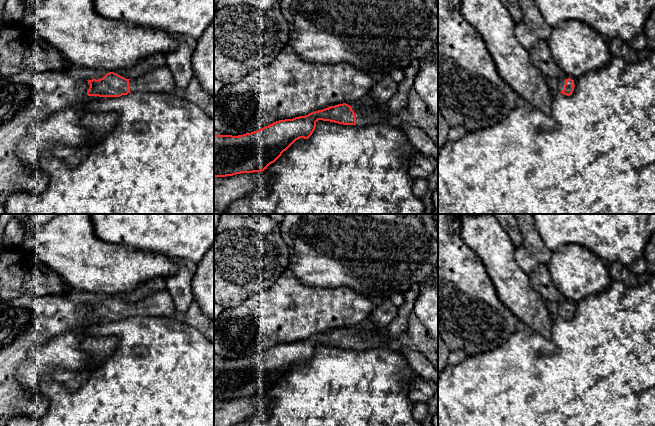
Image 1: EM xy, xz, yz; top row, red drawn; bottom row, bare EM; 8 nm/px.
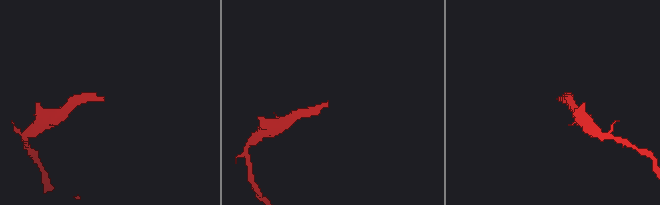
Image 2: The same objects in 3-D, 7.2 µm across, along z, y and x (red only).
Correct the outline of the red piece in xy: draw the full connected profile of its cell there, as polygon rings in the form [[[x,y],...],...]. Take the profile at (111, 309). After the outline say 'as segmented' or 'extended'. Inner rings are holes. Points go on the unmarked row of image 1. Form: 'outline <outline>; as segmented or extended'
outline [[[167,289],[155,292],[145,299],[136,303],[126,303],[114,296],[107,297],[101,303],[87,304],[90,311],[87,315],[88,320],[99,320],[99,321],[120,321],[127,319],[128,317],[143,316],[143,317],[175,317],[178,313],[174,301]]]; extended

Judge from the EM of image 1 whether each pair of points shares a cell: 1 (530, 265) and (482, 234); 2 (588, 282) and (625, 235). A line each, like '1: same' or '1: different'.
1: different
2: different

